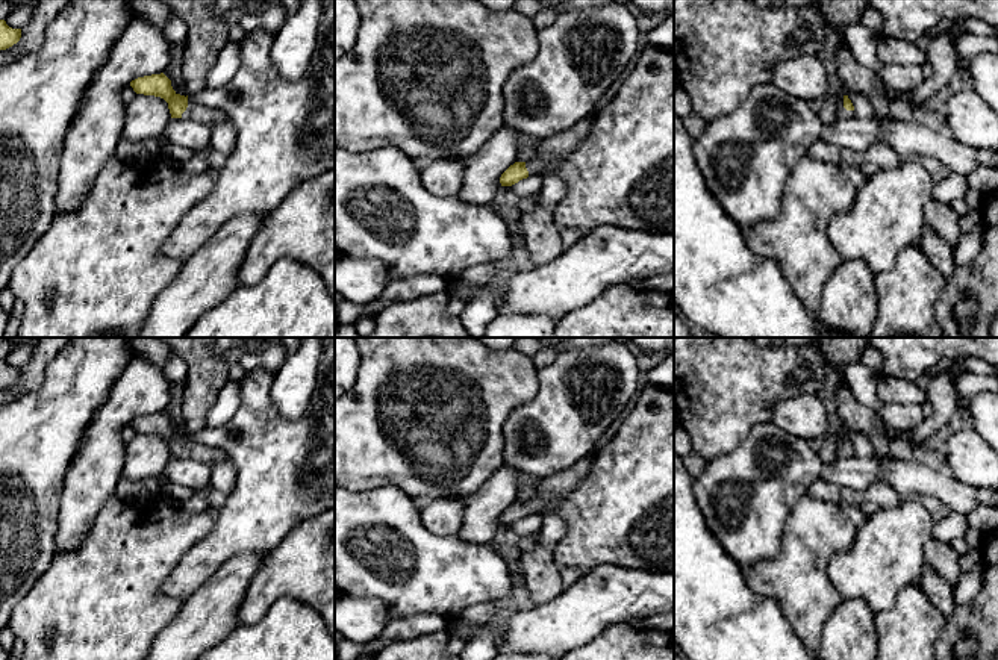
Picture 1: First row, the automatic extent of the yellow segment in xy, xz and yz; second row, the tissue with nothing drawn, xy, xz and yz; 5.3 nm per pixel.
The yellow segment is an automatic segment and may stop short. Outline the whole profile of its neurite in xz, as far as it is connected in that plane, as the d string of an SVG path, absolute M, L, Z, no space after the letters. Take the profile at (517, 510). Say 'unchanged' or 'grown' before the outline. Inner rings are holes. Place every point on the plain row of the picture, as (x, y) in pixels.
grown; M597 451L582 457L569 468L547 477L538 486L535 498L515 501L500 516L501 525L512 525L529 515L542 515L551 503L571 492L589 472Z

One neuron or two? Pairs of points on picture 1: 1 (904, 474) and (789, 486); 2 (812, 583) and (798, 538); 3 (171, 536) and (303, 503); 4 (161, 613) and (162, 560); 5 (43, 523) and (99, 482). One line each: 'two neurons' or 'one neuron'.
1: one neuron
2: one neuron
3: two neurons
4: one neuron
5: two neurons

